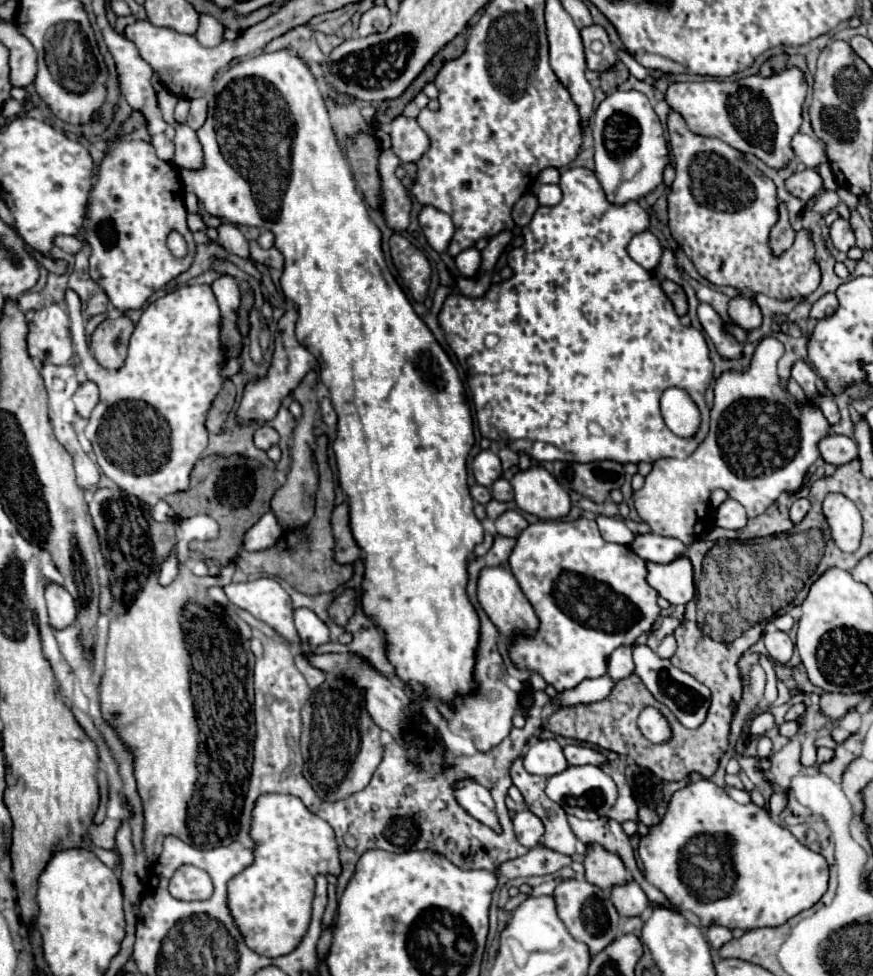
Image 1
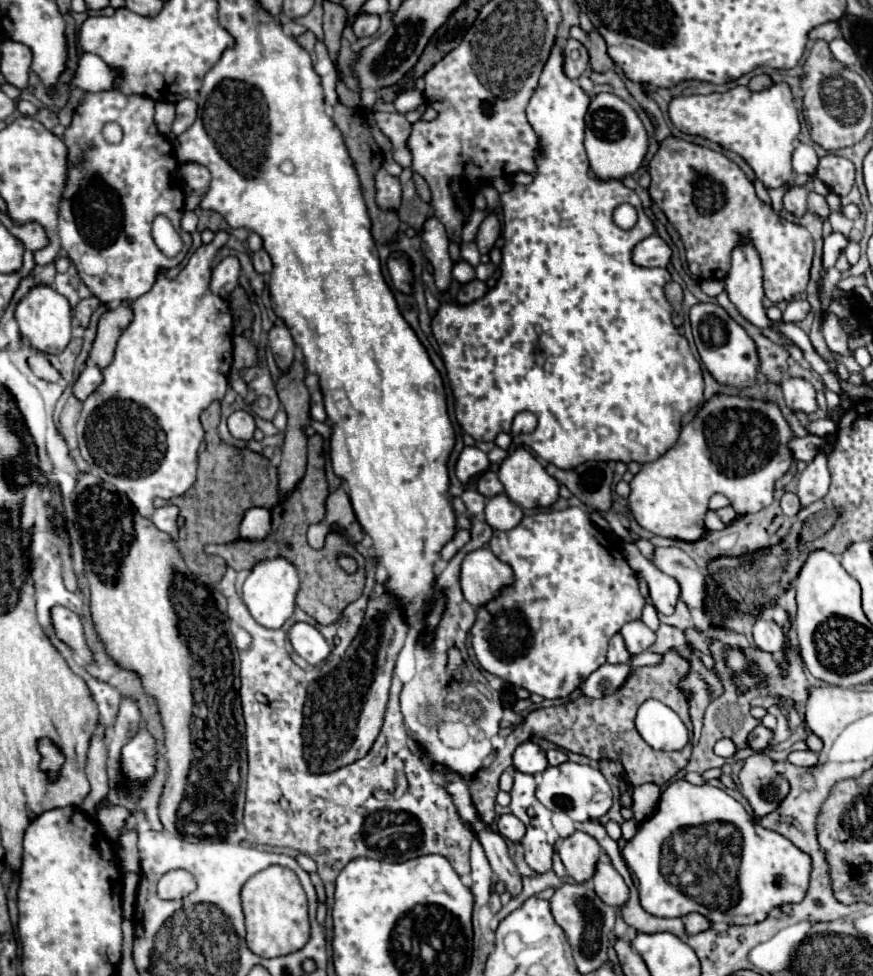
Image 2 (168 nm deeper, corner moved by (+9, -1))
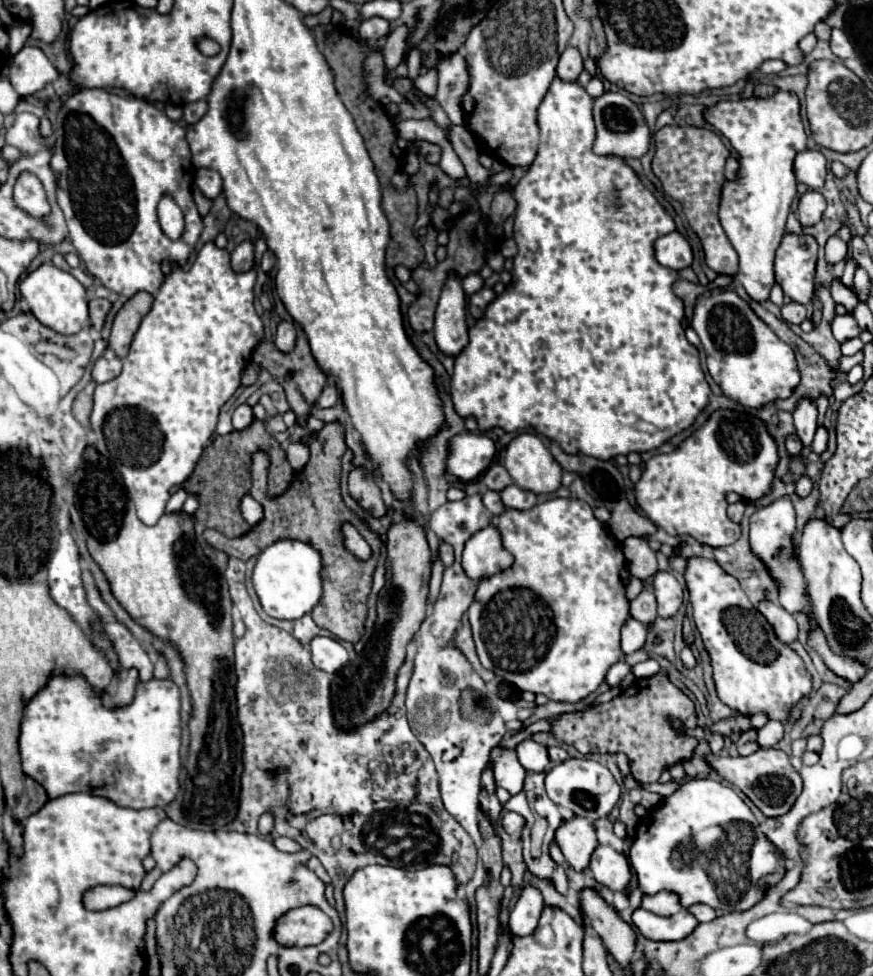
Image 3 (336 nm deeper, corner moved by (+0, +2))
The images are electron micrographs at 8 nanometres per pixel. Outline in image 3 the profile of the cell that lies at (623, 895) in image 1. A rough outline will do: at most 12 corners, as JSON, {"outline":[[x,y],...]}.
{"outline":[[599,845],[589,869],[597,883],[623,891],[631,867],[623,853]]}

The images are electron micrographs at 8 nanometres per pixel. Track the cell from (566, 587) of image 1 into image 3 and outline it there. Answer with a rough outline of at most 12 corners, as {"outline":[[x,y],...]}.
{"outline":[[593,509],[495,525],[481,665],[577,703],[621,661],[629,569]]}

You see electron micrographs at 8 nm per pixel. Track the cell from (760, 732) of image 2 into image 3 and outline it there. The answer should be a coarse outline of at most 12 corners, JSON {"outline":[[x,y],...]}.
{"outline":[[755,729],[743,733],[737,741],[739,755],[751,755],[759,749]]}

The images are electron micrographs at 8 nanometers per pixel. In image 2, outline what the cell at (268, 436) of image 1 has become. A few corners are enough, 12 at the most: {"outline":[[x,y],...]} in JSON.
{"outline":[[238,410],[228,418],[228,430],[238,440],[252,440],[256,422]]}

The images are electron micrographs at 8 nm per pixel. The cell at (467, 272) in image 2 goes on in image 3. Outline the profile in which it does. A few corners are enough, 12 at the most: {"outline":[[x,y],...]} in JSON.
{"outline":[[467,275],[461,285],[467,295],[483,287],[479,275]]}

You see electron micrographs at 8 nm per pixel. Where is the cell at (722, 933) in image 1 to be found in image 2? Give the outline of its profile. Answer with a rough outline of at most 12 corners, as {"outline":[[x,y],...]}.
{"outline":[[702,914],[686,916],[686,930],[698,934],[710,928]]}

